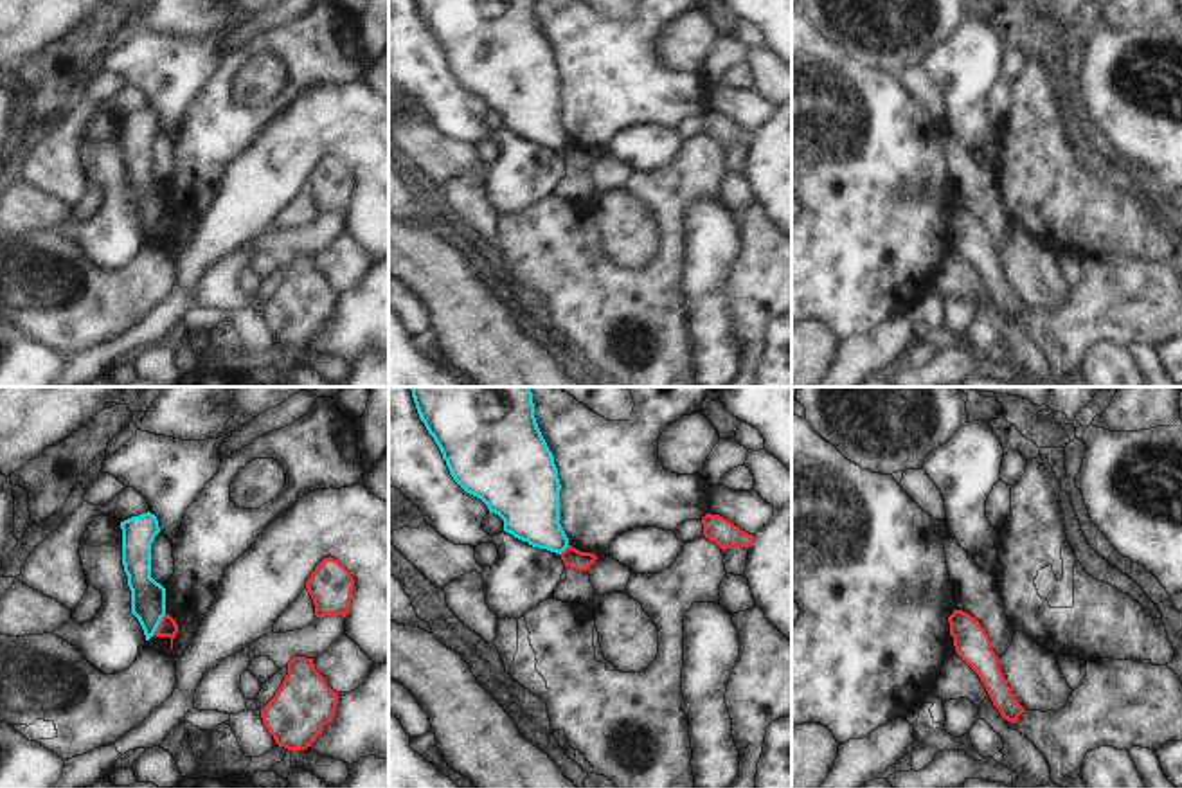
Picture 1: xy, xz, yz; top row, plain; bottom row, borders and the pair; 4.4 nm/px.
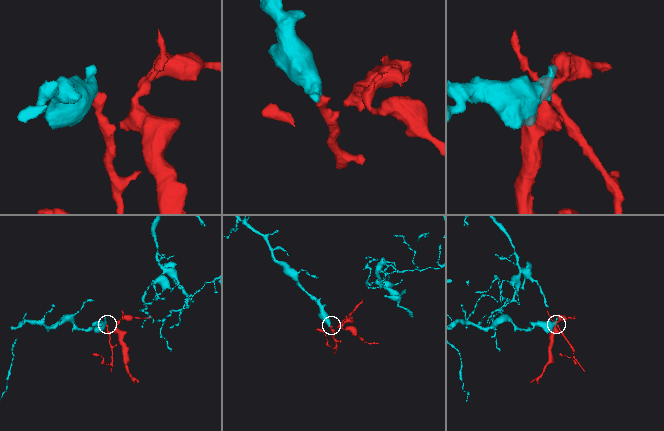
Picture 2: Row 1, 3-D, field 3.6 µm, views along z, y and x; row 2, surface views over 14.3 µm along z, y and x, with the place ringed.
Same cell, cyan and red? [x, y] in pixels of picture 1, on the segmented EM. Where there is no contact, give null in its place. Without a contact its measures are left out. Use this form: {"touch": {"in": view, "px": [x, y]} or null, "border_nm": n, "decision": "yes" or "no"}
{"touch": {"in": "xy", "px": [159, 623]}, "border_nm": 110, "decision": "no"}

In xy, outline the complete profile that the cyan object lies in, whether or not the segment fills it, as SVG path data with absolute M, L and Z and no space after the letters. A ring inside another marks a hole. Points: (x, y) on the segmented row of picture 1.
M142 513L121 522L122 565L131 590L131 613L149 640L166 615L166 588L151 578L151 543L160 533L155 515Z

